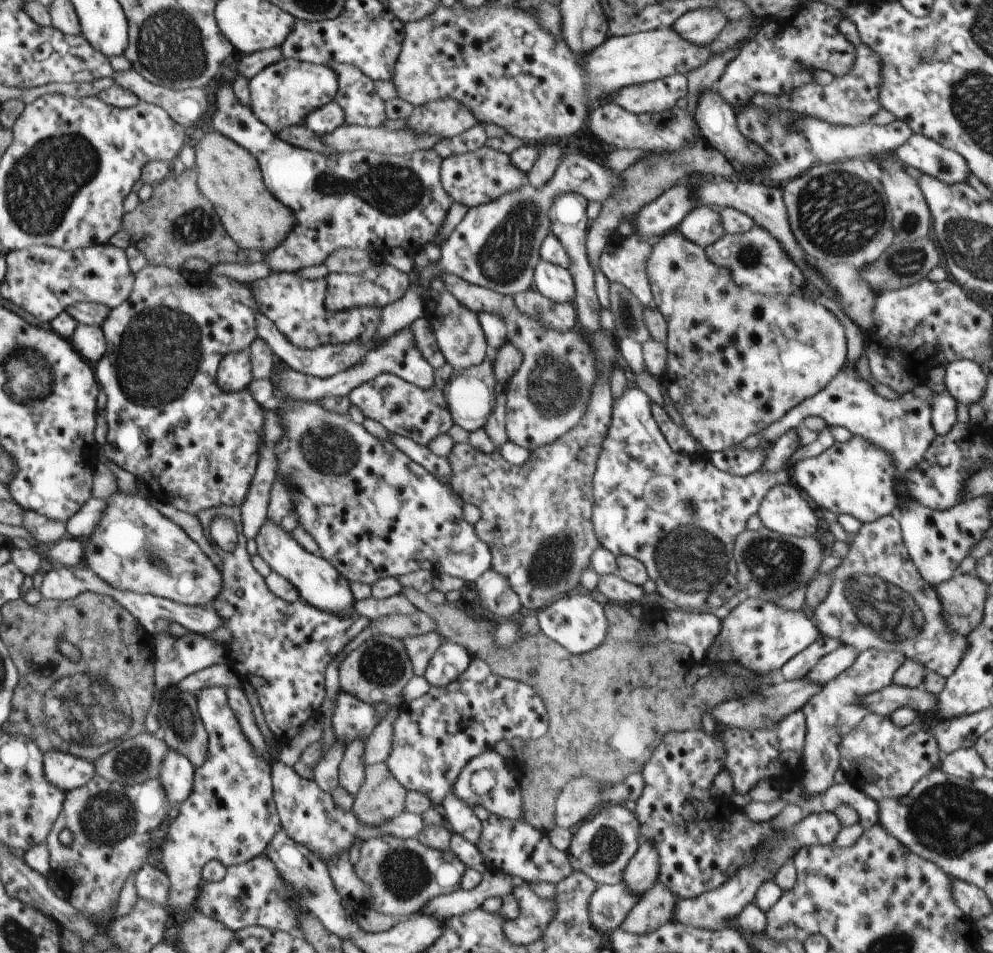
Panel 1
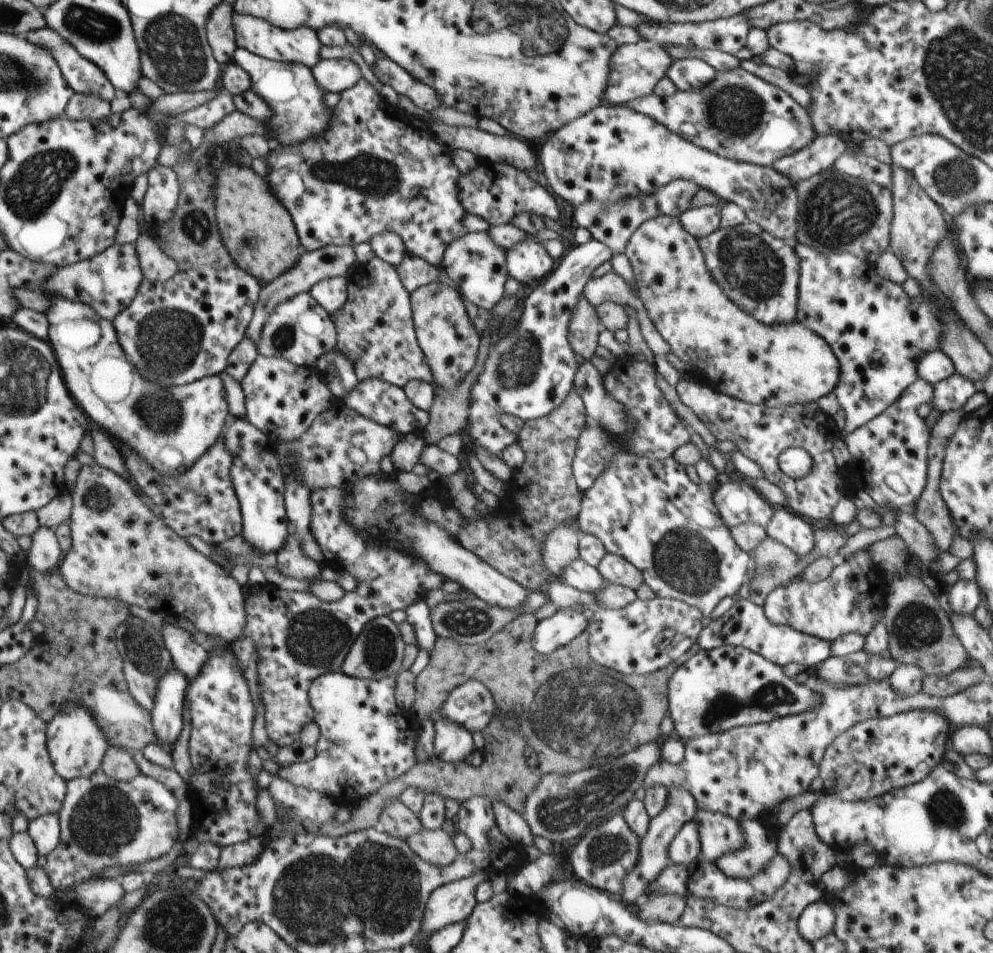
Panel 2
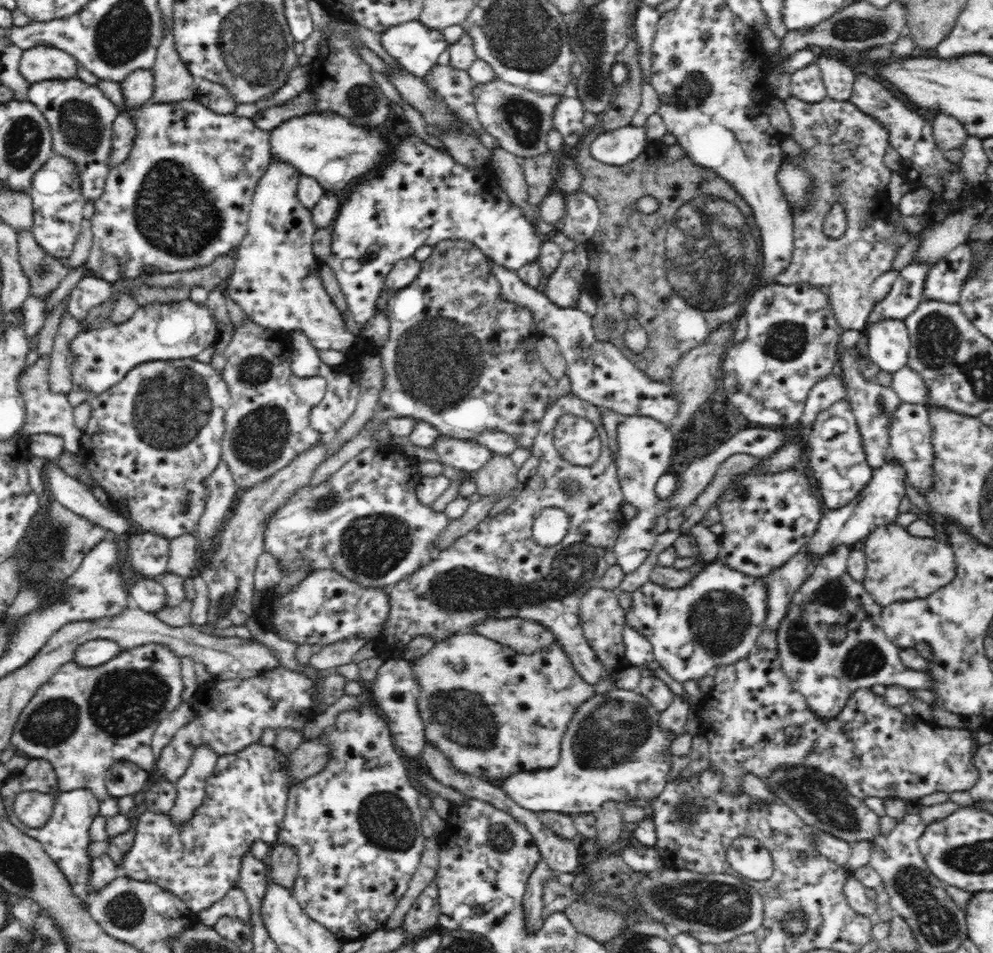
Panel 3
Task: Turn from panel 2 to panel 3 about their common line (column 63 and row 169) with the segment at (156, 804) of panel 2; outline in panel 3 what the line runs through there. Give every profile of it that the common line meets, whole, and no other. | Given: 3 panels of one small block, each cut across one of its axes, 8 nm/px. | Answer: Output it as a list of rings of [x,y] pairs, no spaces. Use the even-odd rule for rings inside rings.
[[[826,96],[821,101],[809,103],[790,97],[785,100],[785,109],[794,127],[786,136],[800,144],[803,154],[800,157],[786,155],[784,159],[792,160],[794,164],[812,173],[816,194],[812,196],[812,210],[808,214],[793,215],[792,260],[784,274],[777,279],[777,283],[790,285],[792,282],[807,281],[821,286],[822,290],[828,290],[829,299],[834,307],[834,316],[837,317],[842,330],[861,331],[866,326],[870,311],[877,303],[869,290],[874,284],[874,279],[892,269],[892,259],[896,256],[897,250],[917,234],[917,231],[906,230],[904,221],[900,224],[888,222],[889,212],[892,210],[887,197],[887,186],[892,171],[884,165],[884,156],[891,147],[888,130],[849,100],[834,100],[833,97]],[[836,203],[844,207],[847,227],[840,238],[832,239],[826,236],[822,226],[826,214]]]

